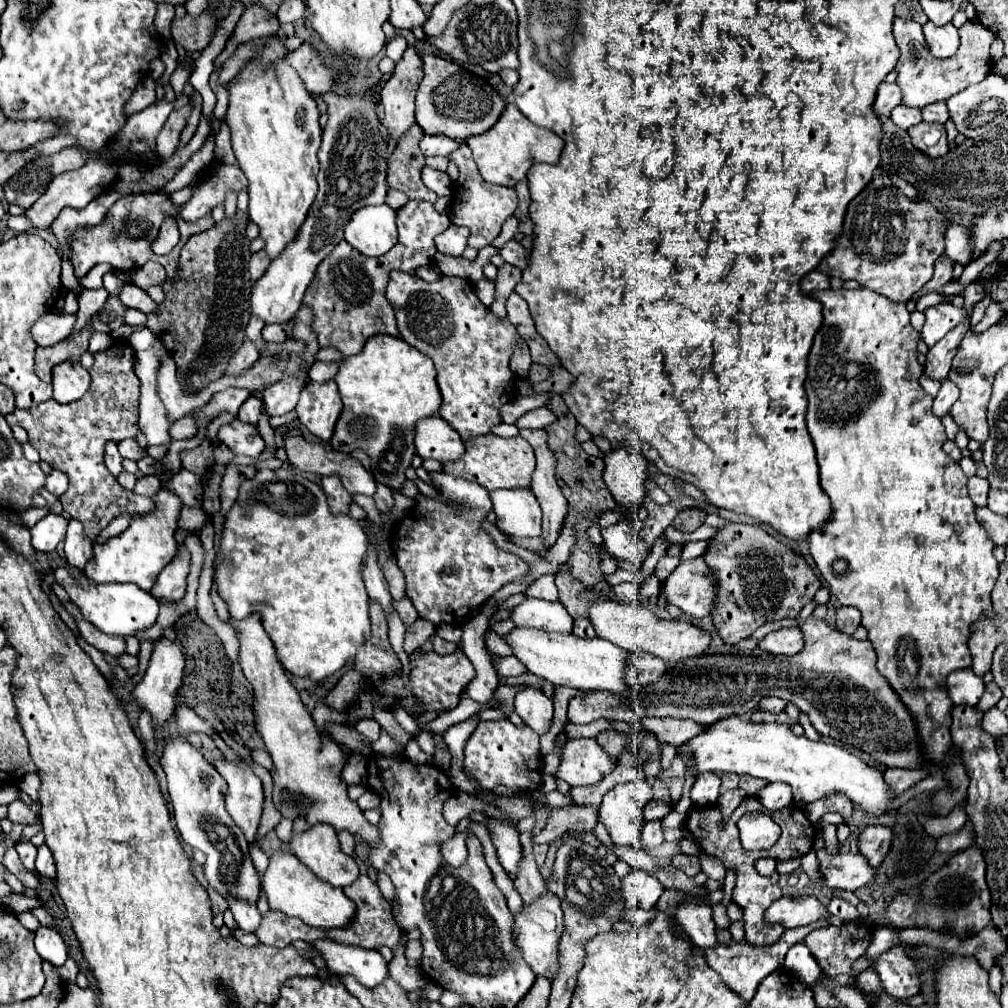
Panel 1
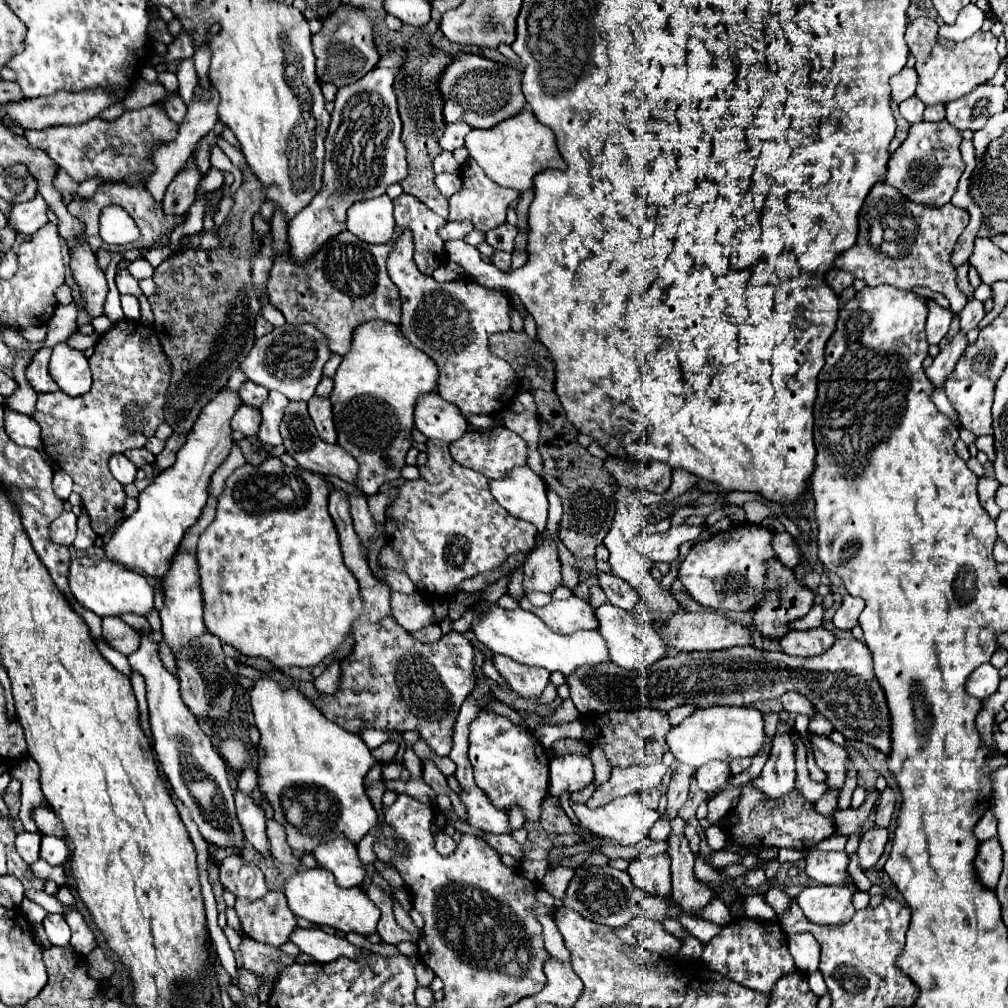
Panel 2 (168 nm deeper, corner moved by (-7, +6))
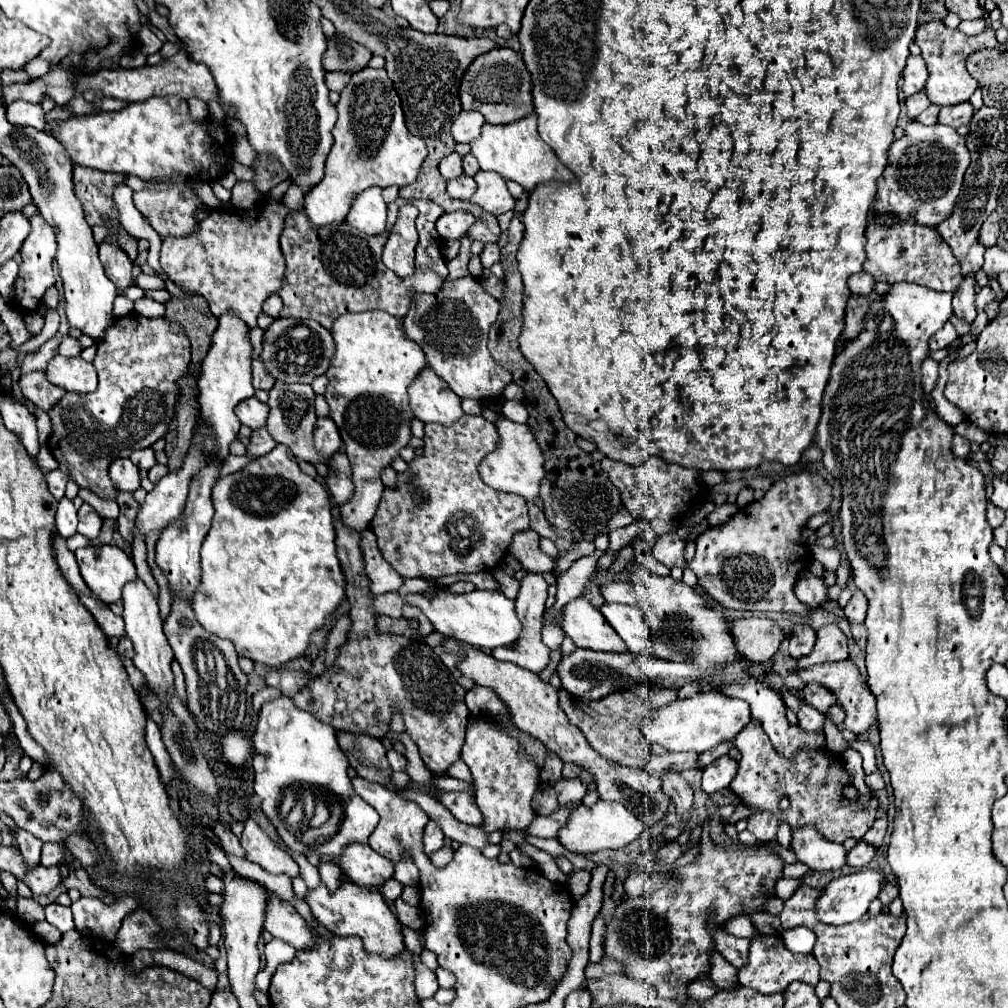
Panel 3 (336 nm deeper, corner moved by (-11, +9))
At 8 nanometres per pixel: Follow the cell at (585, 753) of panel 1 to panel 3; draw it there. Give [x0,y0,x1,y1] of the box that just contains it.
[554,777,588,805]

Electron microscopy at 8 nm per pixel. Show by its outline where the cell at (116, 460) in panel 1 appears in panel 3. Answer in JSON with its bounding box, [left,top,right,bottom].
[110,459,140,491]

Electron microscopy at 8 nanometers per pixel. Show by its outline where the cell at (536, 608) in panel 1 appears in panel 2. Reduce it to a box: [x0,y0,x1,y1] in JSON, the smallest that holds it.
[518,596,598,634]

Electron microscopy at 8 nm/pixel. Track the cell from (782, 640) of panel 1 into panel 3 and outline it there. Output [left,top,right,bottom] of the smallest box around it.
[798,625,848,667]

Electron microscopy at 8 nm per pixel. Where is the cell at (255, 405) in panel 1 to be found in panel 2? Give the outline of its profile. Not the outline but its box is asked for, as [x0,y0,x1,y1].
[240,382,268,408]

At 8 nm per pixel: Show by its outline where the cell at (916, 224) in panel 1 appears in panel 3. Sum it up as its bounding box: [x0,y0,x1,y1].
[864,213,962,293]

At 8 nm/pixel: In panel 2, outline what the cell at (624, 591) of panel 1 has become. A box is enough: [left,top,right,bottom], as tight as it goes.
[598,572,638,610]

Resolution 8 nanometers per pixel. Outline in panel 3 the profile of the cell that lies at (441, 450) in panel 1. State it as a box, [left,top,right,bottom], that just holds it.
[408,369,462,425]

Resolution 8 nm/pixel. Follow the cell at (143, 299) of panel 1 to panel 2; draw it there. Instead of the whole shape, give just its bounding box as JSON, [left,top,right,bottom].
[116,270,142,296]

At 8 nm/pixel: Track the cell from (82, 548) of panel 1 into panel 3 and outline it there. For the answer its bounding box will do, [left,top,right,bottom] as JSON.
[78,503,102,539]

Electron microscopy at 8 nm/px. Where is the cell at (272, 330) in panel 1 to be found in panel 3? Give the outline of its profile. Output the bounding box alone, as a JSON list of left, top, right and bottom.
[264,295,282,319]

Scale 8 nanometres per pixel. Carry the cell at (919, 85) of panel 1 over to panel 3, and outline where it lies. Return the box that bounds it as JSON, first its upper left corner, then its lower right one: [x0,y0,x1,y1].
[916,21,998,107]

